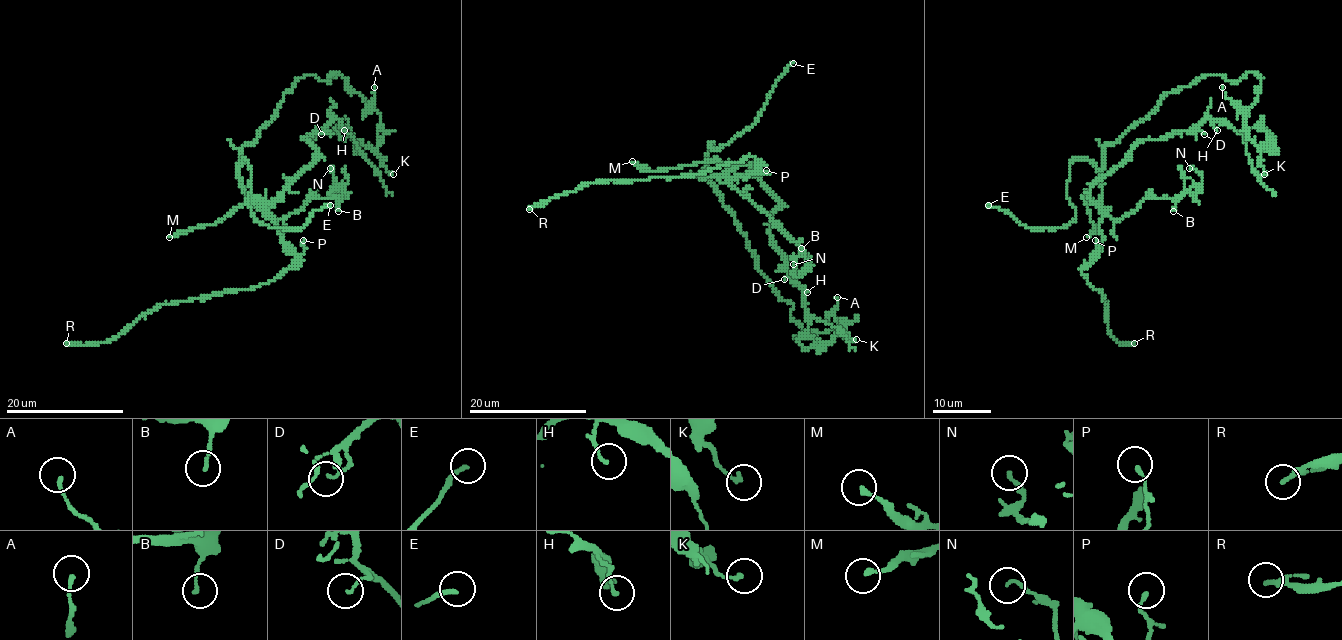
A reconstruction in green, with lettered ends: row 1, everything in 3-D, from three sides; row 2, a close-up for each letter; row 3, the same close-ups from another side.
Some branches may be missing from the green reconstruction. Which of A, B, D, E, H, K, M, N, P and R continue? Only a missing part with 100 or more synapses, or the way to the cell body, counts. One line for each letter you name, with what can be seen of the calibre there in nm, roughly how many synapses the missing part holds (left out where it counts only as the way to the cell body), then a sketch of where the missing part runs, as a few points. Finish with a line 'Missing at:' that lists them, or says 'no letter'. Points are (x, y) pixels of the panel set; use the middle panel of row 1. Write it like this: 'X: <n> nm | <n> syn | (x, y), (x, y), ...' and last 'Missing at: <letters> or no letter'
E: 180 nm | (793, 63), (818, 53), (860, 7), (865, 7)
Missing at: E

